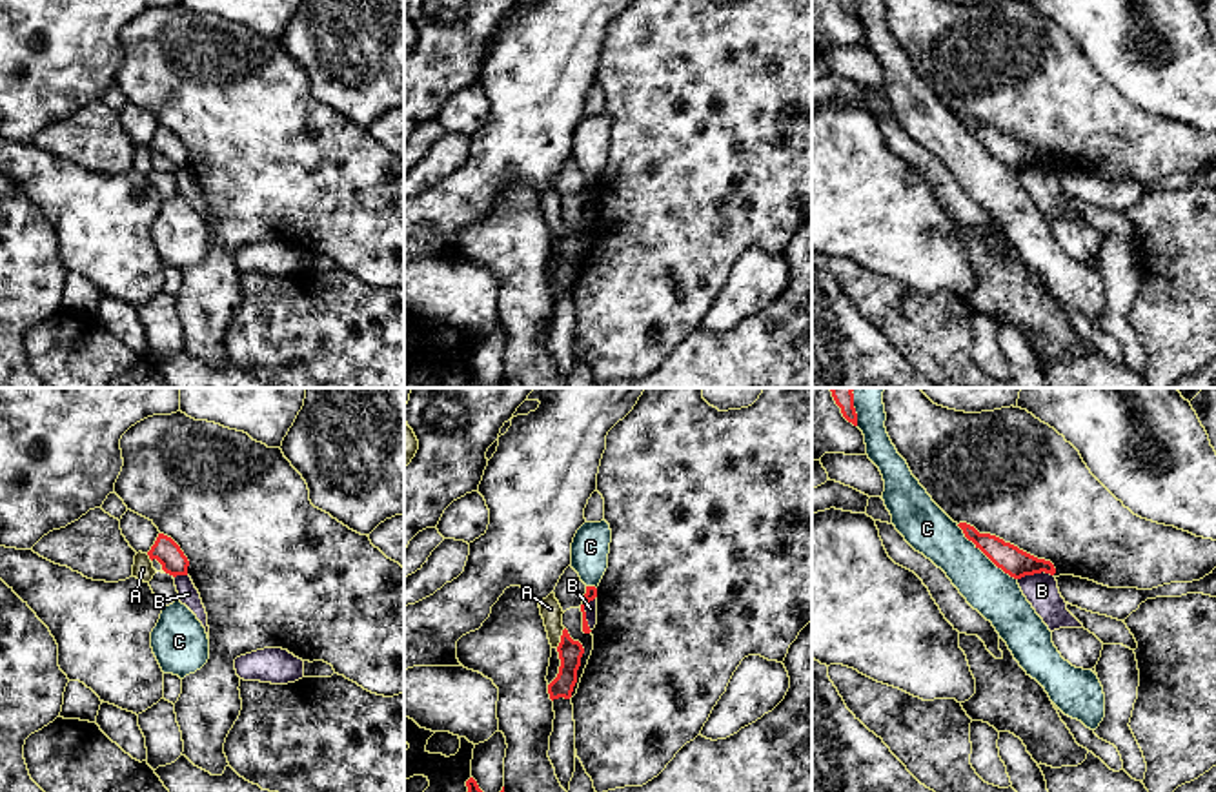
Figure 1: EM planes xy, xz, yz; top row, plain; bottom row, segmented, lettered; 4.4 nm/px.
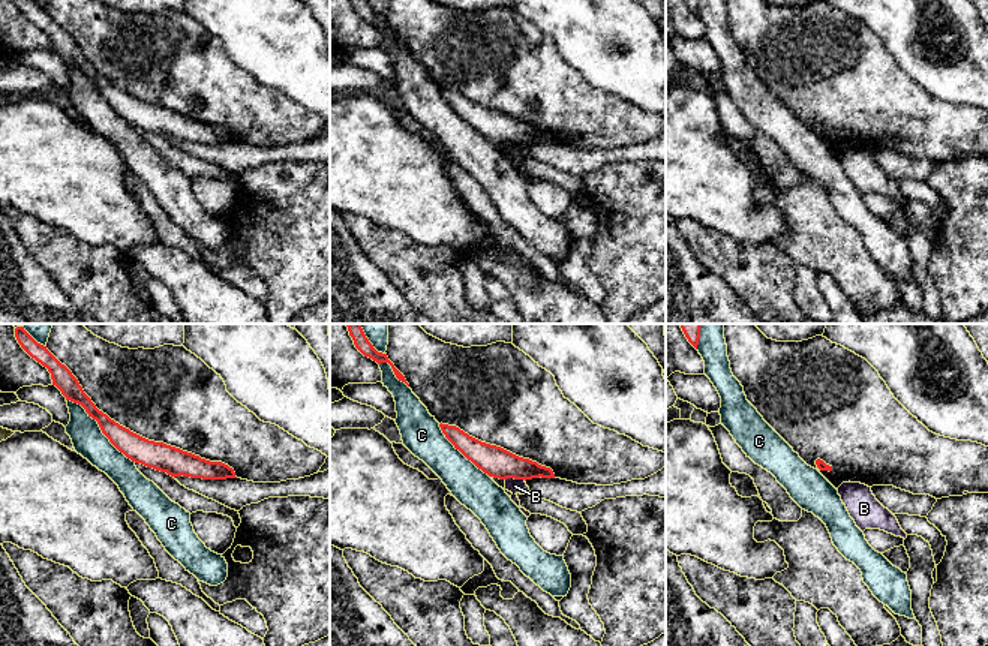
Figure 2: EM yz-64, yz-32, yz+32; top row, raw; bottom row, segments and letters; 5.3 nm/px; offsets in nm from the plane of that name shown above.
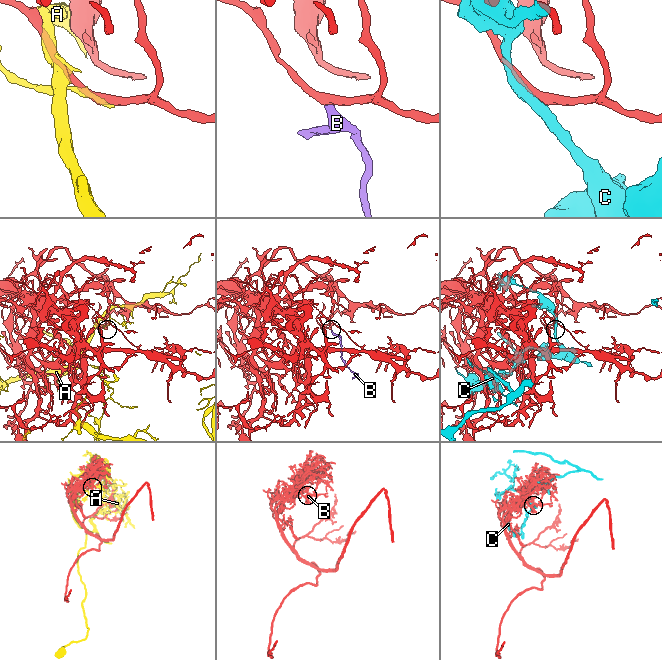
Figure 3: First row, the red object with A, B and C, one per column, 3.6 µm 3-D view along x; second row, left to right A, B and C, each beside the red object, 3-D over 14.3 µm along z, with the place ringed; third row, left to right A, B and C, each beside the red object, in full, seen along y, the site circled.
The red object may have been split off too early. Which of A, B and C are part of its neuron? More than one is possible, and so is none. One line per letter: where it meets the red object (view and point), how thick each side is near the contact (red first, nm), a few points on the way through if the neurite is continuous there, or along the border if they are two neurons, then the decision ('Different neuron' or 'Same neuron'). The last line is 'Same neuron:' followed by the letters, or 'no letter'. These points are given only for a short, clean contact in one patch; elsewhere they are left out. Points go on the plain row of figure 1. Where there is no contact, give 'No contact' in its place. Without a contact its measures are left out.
A: Touches red at xz (561, 230). Thickness 110 nm (red) against 90 nm. Different neuron
B: Touches red at xz (585, 206). Thickness 50 nm (red) against 60 nm. Boundary: xz (594, 190), (585, 197), (585, 212), (590, 223). Different neuron
C: Touches red at yz (985, 146). Thickness 120 nm (red) against 220 nm. Different neuron
Same neuron: no letter

